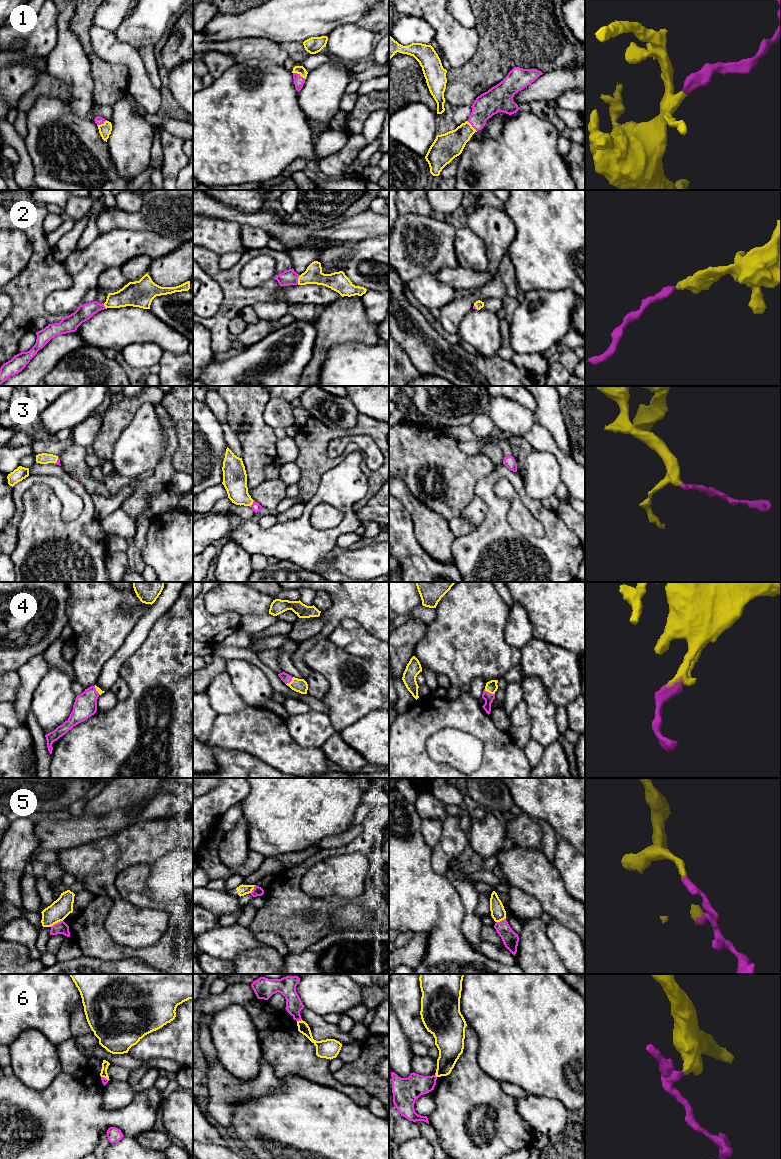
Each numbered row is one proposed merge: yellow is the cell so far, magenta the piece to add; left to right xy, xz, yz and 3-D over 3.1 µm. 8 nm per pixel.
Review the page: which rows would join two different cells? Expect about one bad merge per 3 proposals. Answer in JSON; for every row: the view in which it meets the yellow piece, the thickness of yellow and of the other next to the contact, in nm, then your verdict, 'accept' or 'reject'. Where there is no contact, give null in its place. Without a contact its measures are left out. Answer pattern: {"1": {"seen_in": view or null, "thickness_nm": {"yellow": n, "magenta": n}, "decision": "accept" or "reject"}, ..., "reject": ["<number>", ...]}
{"1": {"seen_in": "xz", "thickness_nm": {"yellow": 70, "magenta": 90}, "decision": "accept"}, "2": {"seen_in": "xz", "thickness_nm": {"yellow": 140, "magenta": 130}, "decision": "accept"}, "3": {"seen_in": "xz", "thickness_nm": {"yellow": 190, "magenta": 70}, "decision": "accept"}, "4": {"seen_in": "yz", "thickness_nm": {"yellow": 90, "magenta": 80}, "decision": "accept"}, "5": {"seen_in": "xy", "thickness_nm": {"yellow": 160, "magenta": 100}, "decision": "reject"}, "6": {"seen_in": "xz", "thickness_nm": {"yellow": 90, "magenta": 140}, "decision": "reject"}, "reject": ["5", "6"]}

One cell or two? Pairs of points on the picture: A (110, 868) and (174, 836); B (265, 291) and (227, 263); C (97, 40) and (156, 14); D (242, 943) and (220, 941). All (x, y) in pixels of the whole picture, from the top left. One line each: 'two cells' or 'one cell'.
A: one cell
B: two cells
C: two cells
D: one cell

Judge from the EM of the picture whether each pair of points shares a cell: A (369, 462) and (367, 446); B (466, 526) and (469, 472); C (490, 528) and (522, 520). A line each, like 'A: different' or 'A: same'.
A: same
B: different
C: different

